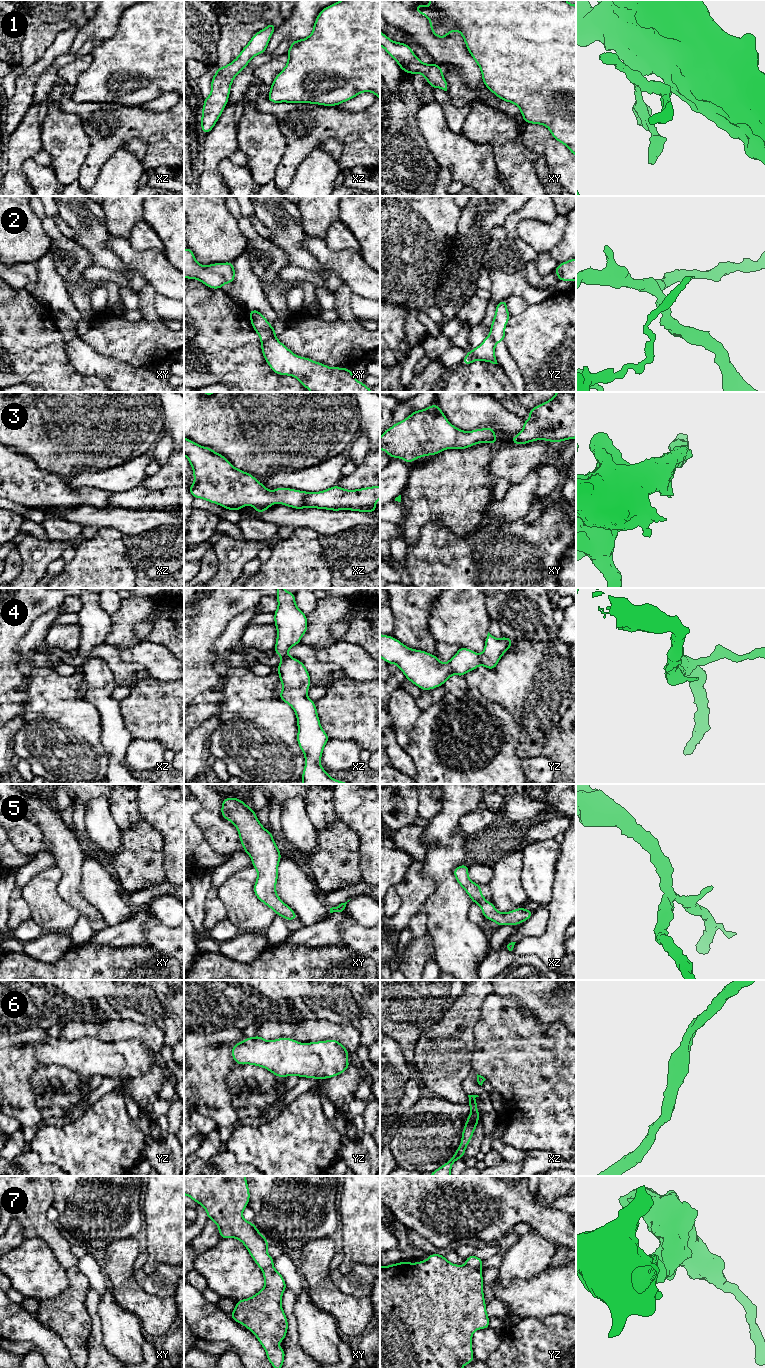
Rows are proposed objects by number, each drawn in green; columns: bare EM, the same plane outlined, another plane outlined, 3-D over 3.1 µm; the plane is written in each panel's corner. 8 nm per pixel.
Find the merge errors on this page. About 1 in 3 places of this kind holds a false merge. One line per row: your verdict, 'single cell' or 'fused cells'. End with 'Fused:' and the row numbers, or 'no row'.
1: single cell
2: fused cells
3: single cell
4: single cell
5: single cell
6: single cell
7: fused cells
Fused: 2, 7

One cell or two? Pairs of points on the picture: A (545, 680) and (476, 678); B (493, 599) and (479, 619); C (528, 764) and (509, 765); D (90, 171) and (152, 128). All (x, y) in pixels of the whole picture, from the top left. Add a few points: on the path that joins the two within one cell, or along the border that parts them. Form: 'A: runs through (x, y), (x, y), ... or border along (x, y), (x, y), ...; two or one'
A: runs through (528, 680), (493, 680); one
B: border along (485, 598), (486, 611), (491, 620); two
C: border along (521, 759), (521, 768), (525, 773); two
D: runs through (100, 154), (122, 132), (135, 130); one

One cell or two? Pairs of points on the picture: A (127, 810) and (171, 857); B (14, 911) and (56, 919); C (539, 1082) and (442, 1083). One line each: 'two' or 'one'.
A: two
B: two
C: two

